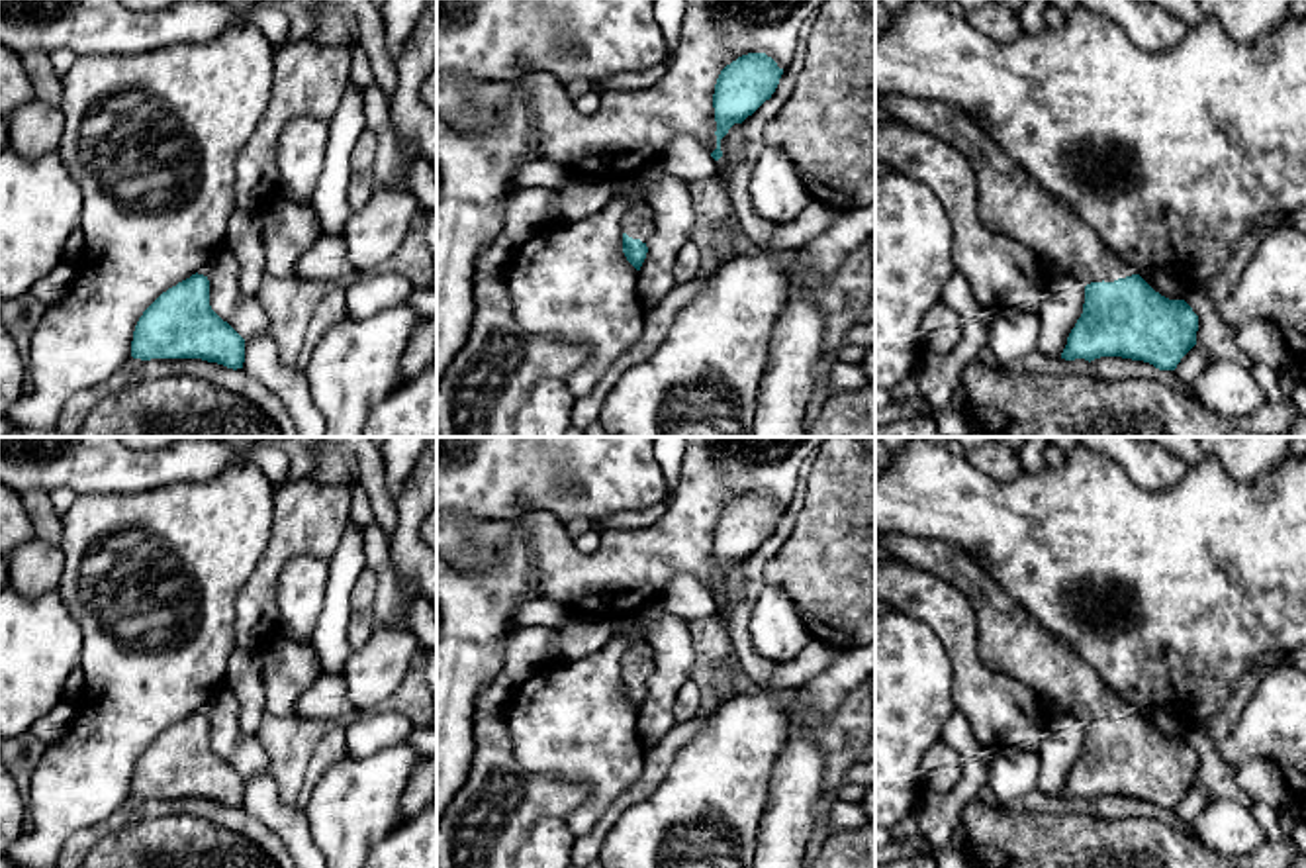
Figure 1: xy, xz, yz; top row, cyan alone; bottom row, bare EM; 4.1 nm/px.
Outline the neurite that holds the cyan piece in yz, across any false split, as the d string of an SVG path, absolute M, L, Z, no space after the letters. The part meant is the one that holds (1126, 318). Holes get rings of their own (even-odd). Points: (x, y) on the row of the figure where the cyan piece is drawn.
M897 94L875 102L907 125L954 147L973 169L981 221L1085 284L1083 313L1061 359L1122 357L1175 370L1196 345L1198 315L1155 292L1061 202L1030 178L967 112Z

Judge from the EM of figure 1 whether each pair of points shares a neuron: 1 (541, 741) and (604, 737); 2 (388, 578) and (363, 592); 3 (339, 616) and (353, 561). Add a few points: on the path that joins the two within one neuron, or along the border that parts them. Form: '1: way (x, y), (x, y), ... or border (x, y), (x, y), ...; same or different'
1: way (557, 737), (588, 737); same
2: border (367, 565), (376, 575), (374, 624); different
3: way (339, 602), (343, 575); same

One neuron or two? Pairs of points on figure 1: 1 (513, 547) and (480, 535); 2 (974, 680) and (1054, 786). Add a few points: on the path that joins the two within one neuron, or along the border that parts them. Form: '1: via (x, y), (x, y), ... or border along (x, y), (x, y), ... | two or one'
1: border along (513, 526), (486, 565), (465, 569) | two
2: border along (1048, 720), (1038, 751) | two

